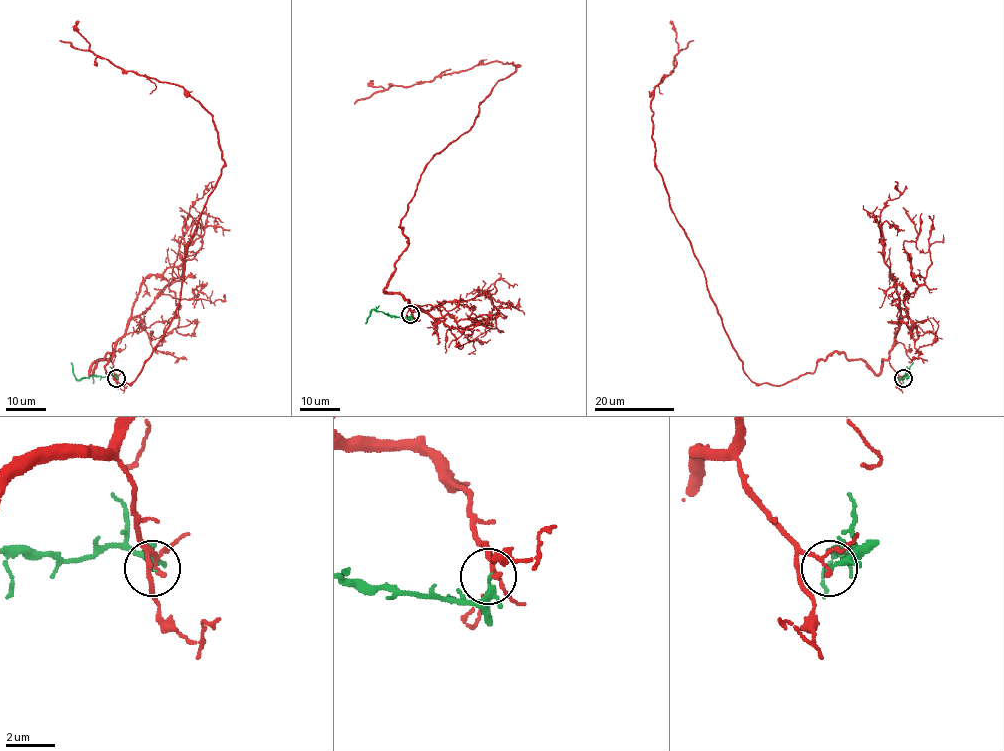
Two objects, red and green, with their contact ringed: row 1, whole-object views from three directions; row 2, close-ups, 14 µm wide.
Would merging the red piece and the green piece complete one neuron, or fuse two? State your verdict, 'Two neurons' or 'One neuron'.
Two neurons

